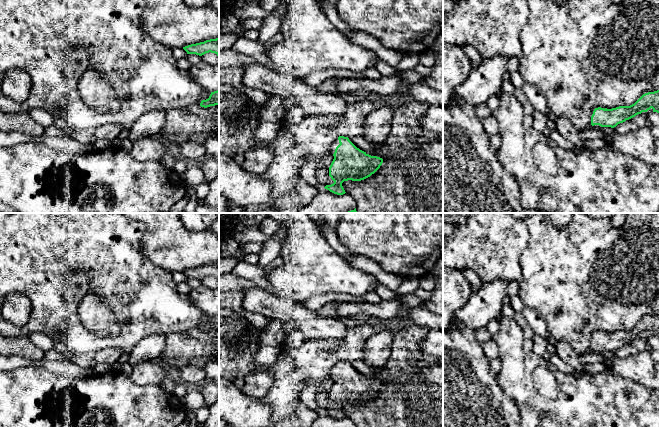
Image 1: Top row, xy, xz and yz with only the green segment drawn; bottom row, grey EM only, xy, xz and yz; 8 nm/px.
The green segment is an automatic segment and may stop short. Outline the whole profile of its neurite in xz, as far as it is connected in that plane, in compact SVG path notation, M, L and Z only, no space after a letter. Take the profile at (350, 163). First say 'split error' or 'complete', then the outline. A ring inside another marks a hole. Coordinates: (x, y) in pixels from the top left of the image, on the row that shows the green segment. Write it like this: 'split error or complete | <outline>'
split error | M339 136L331 146L334 159L329 167L329 176L334 181L324 188L330 192L343 195L344 181L361 181L374 174L382 165L383 159L371 156L357 148L351 138Z

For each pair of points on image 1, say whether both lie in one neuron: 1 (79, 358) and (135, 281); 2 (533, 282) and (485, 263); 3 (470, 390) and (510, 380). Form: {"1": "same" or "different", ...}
{"1": "different", "2": "different", "3": "different"}

